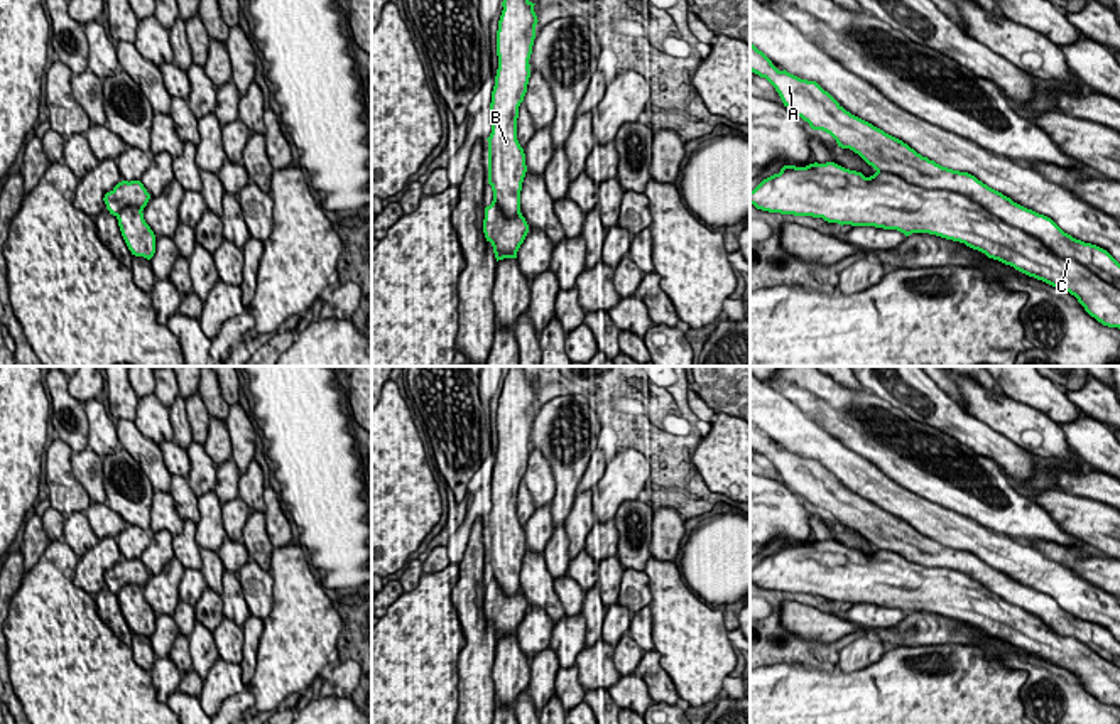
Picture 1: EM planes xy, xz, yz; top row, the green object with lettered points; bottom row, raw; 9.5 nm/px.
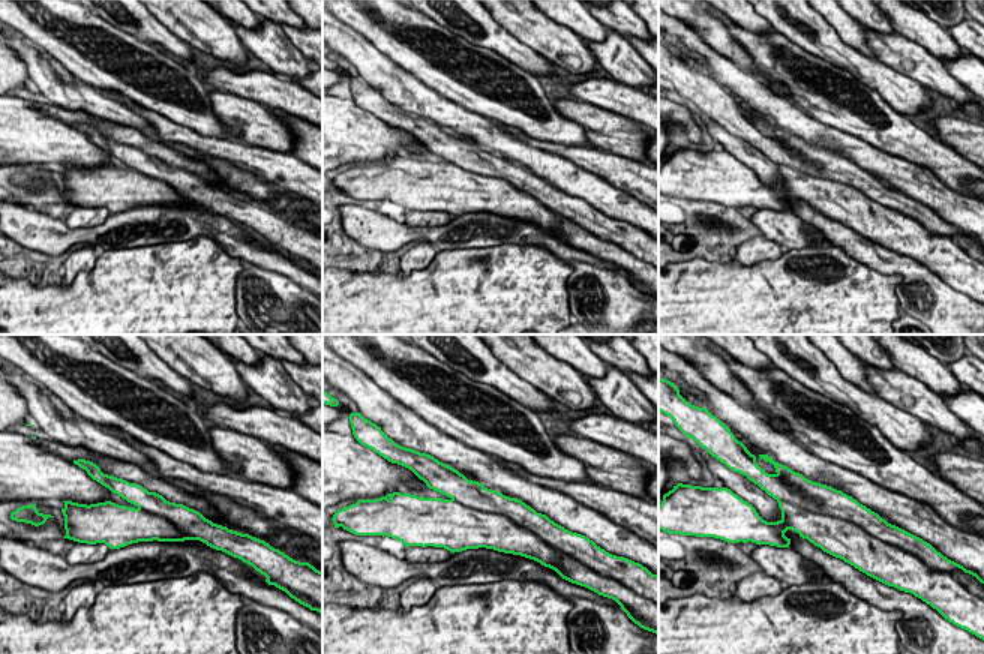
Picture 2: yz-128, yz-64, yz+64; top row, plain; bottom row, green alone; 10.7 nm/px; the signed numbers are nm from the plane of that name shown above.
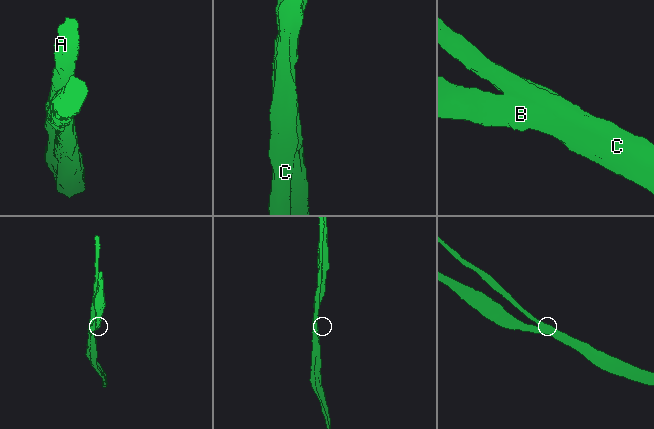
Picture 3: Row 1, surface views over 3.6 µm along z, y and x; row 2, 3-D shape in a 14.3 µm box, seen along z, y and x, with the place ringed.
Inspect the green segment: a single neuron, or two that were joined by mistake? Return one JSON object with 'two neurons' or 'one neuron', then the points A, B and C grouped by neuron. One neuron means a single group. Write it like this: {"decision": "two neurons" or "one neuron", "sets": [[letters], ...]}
{"decision": "two neurons", "sets": [["A"], ["B", "C"]]}

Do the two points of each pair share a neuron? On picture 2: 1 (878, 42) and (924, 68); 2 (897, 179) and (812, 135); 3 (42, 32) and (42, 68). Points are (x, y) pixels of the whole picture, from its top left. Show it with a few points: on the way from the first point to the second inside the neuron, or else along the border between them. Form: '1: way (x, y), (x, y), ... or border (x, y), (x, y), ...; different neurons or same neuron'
1: way (890, 48), (908, 48), (915, 56); same neuron
2: way (876, 161), (833, 138); same neuron
3: border (15, 29), (36, 47); different neurons

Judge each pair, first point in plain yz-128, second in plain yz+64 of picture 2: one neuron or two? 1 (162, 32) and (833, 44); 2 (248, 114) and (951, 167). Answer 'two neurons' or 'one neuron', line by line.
1: one neuron
2: two neurons

